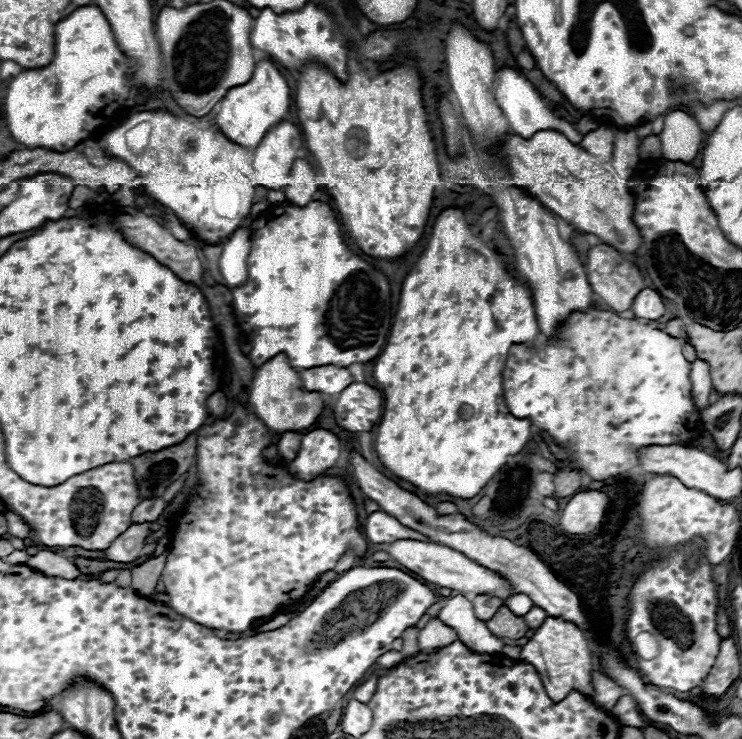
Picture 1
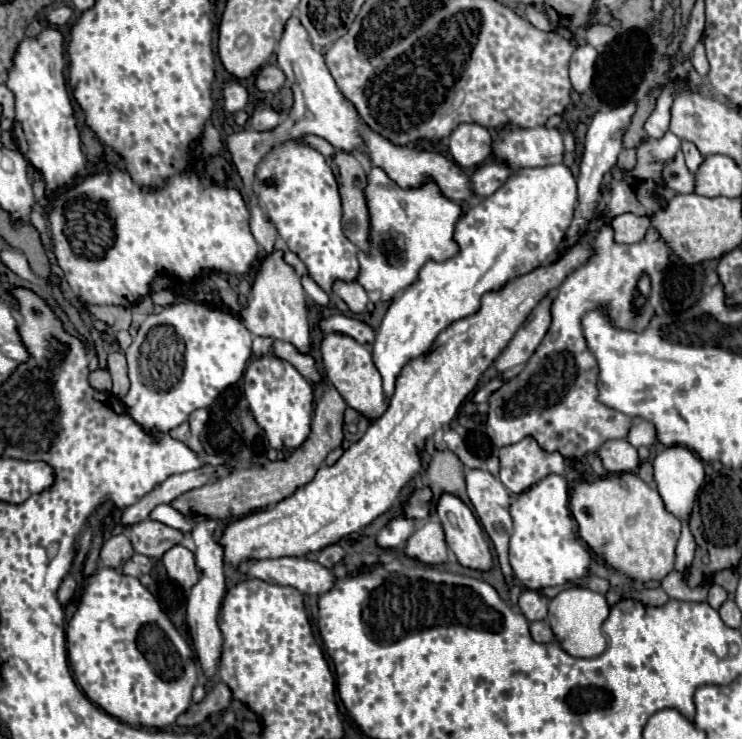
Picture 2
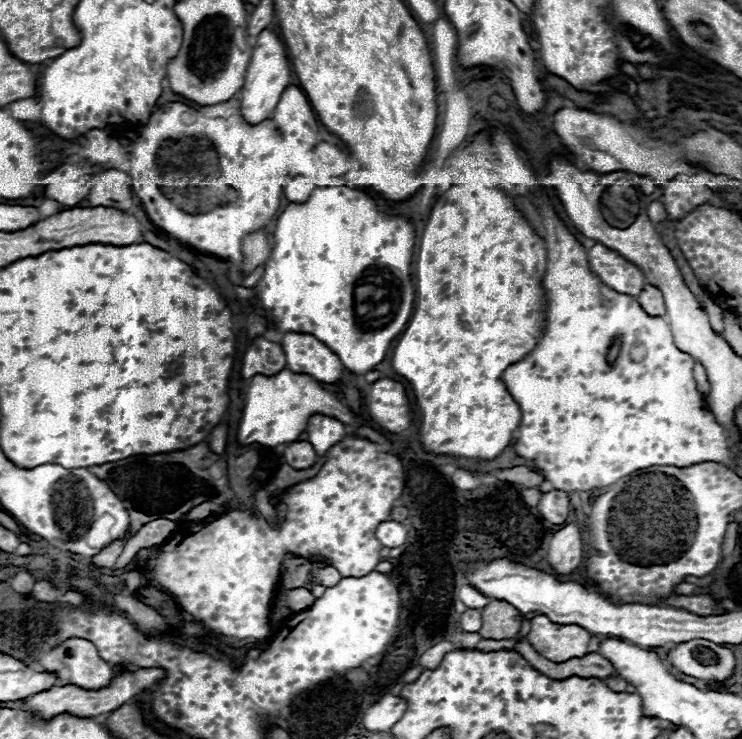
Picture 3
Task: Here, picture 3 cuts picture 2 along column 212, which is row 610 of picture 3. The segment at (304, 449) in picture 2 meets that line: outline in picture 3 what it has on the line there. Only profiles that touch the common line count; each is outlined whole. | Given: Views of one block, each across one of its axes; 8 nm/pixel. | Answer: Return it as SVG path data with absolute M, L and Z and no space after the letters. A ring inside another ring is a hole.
M492 600L488 606L482 608L482 628L478 634L482 638L494 638L494 640L504 640L512 638L520 632L522 626L522 612L516 610L508 602Z

